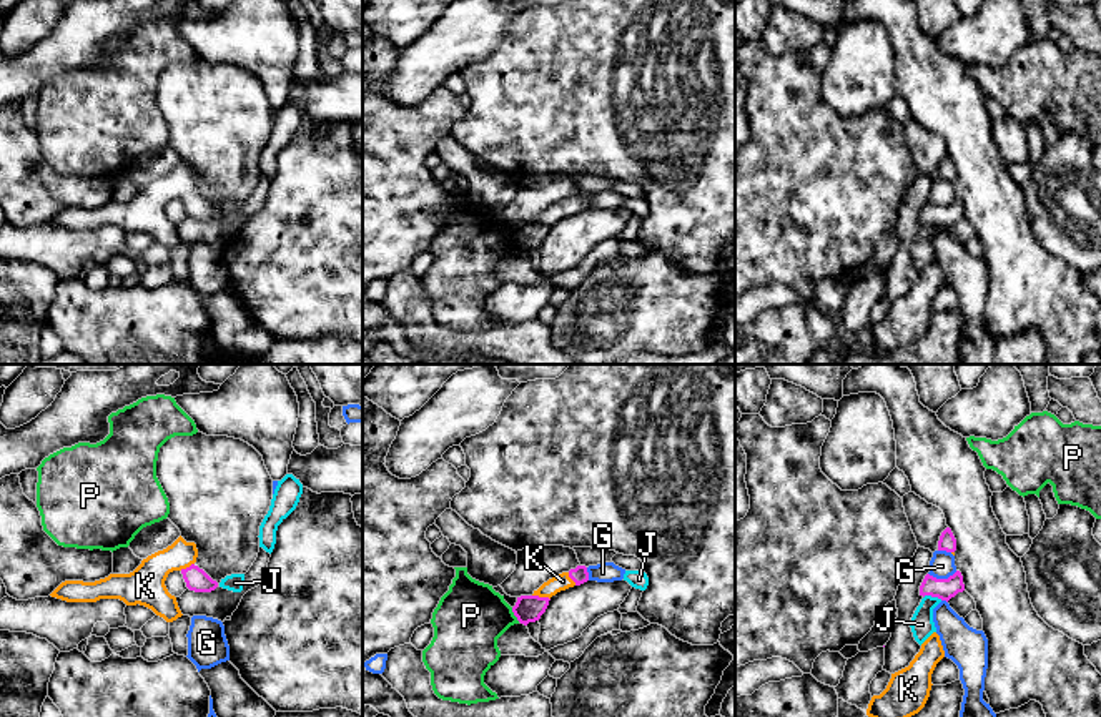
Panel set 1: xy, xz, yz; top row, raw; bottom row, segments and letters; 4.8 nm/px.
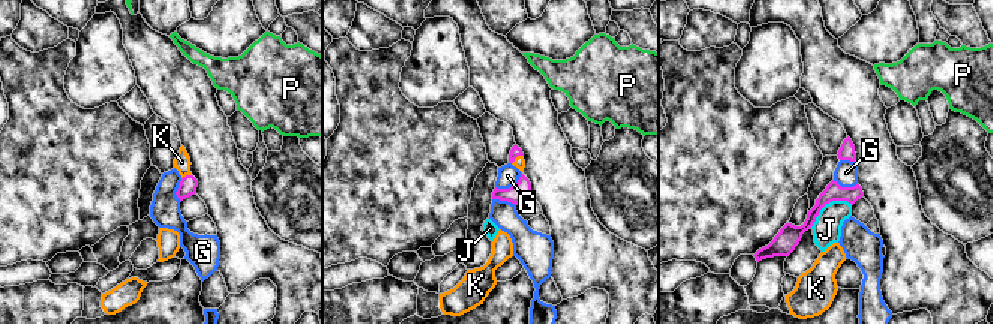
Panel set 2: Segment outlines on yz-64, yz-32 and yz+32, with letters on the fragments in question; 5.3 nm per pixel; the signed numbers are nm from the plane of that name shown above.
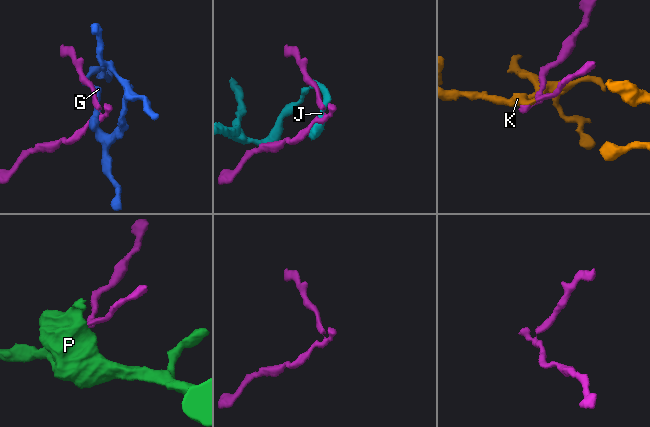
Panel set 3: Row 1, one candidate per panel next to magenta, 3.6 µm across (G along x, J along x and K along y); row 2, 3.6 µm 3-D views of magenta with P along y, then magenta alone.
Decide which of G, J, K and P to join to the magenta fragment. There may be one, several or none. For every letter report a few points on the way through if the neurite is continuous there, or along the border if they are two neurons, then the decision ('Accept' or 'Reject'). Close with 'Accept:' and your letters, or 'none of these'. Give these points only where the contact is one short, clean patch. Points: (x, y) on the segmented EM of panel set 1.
G: Reject
J: Boundary: yz (923, 596), (942, 599). Reject
K: Path across: xz (528, 609), (541, 598), (562, 581). Accept
P: Boundary: xz (511, 608), (519, 621). Reject
Accept: K

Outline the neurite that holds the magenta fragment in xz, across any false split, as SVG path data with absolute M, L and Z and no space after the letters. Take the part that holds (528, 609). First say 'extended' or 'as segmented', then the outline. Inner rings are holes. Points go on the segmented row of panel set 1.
extended | M577 566L569 572L562 572L547 582L544 582L532 596L517 597L516 606L512 607L514 616L524 626L536 622L546 612L549 601L560 591L565 591L574 586L580 586L589 581L589 572L585 566Z

